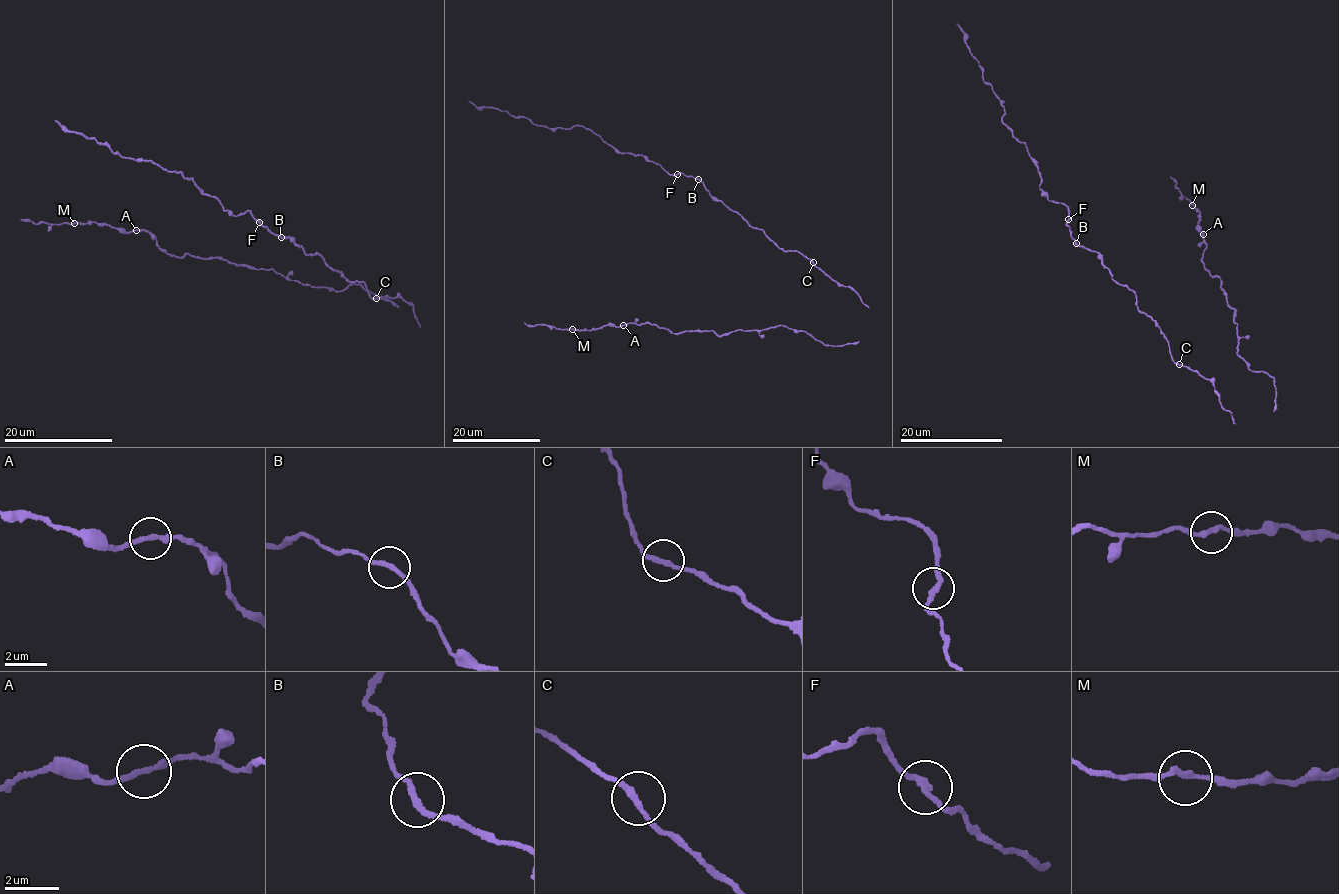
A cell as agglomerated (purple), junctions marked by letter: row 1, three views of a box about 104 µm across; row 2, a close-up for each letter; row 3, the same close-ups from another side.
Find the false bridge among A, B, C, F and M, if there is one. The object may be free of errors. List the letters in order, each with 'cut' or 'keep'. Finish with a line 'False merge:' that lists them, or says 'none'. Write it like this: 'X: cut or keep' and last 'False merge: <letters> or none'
A: keep
B: keep
C: keep
F: keep
M: keep
False merge: none

